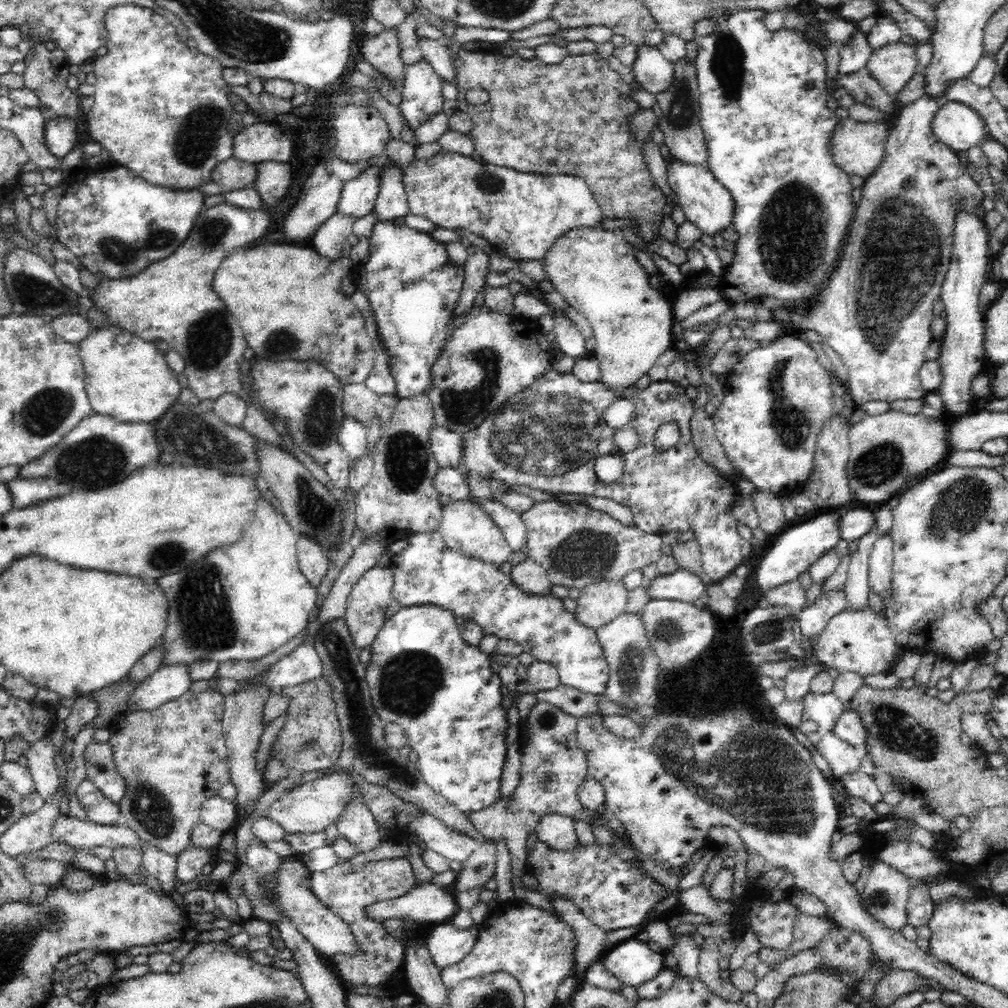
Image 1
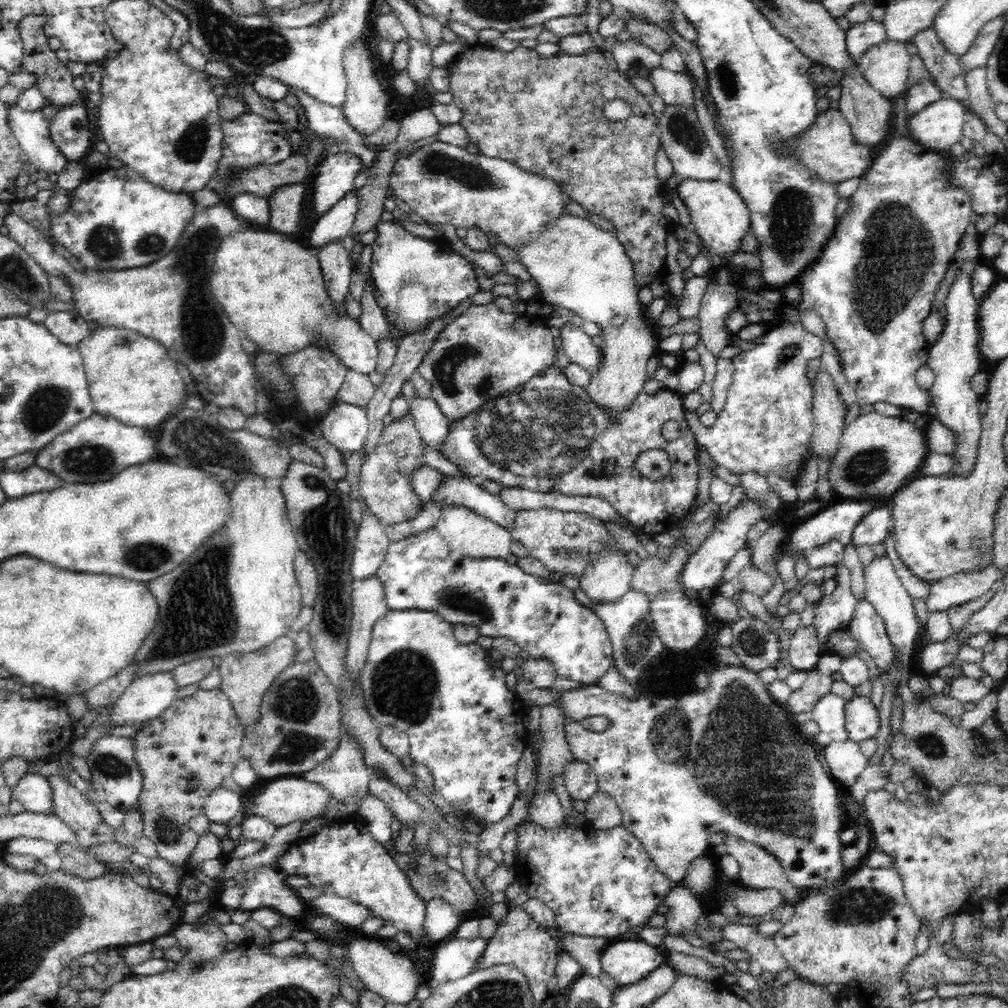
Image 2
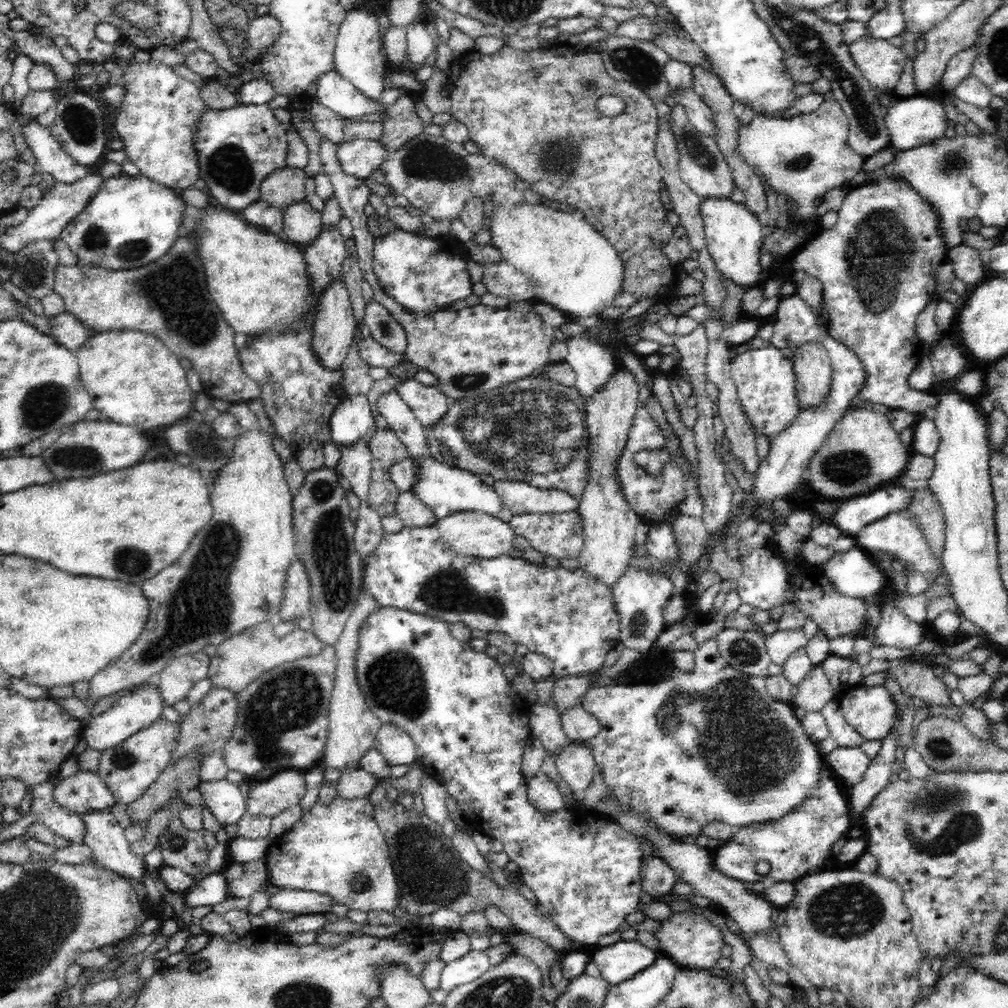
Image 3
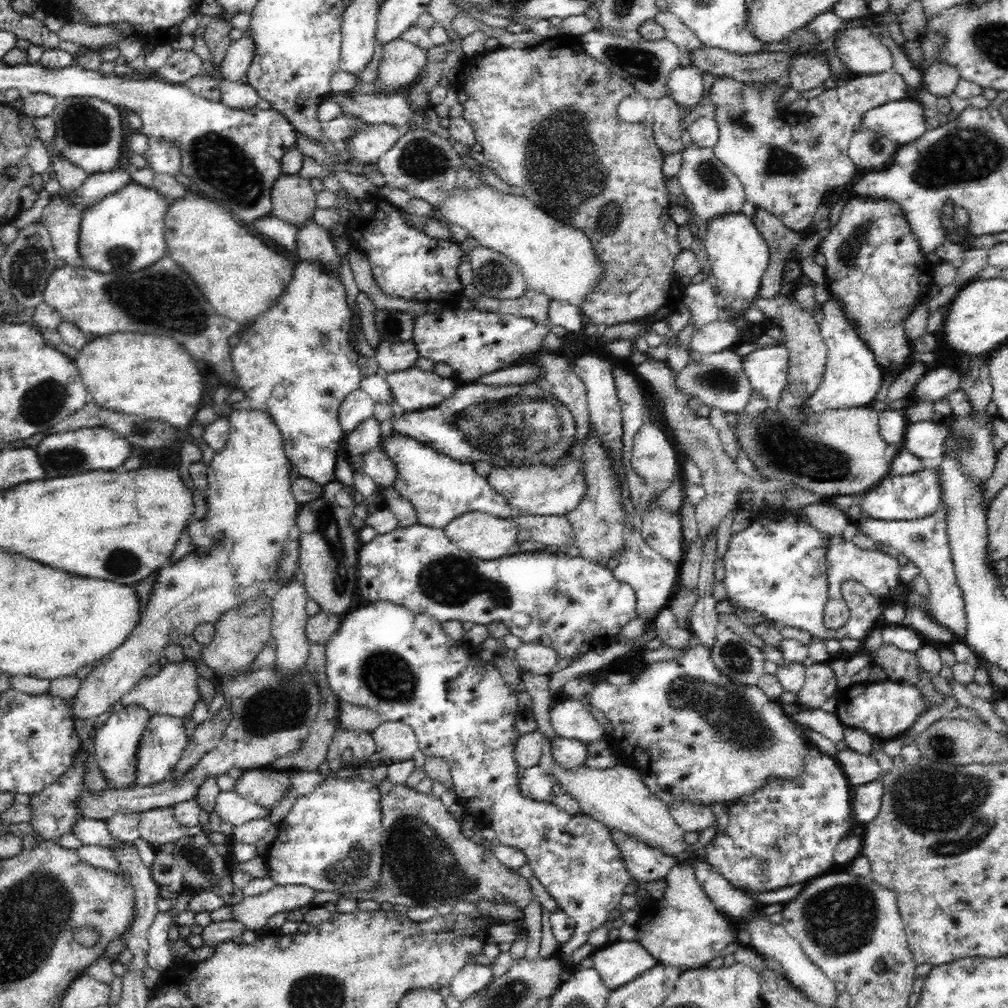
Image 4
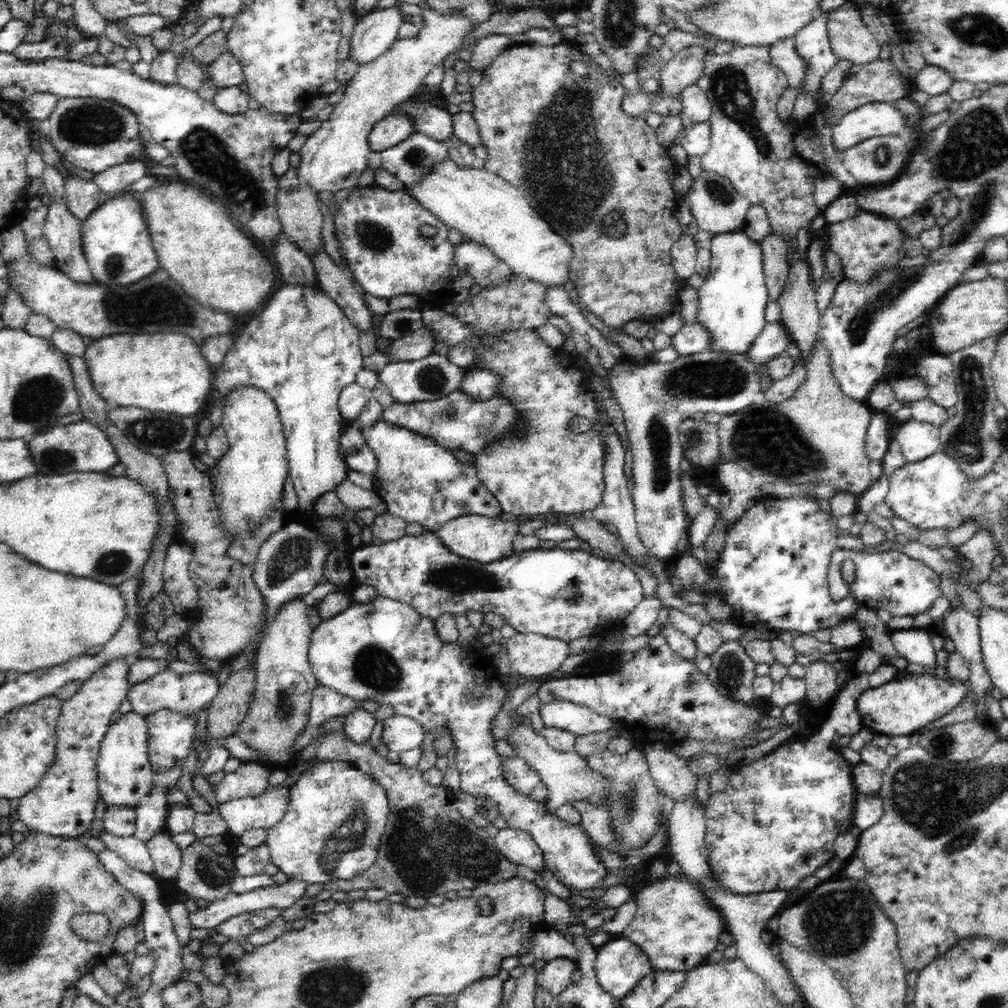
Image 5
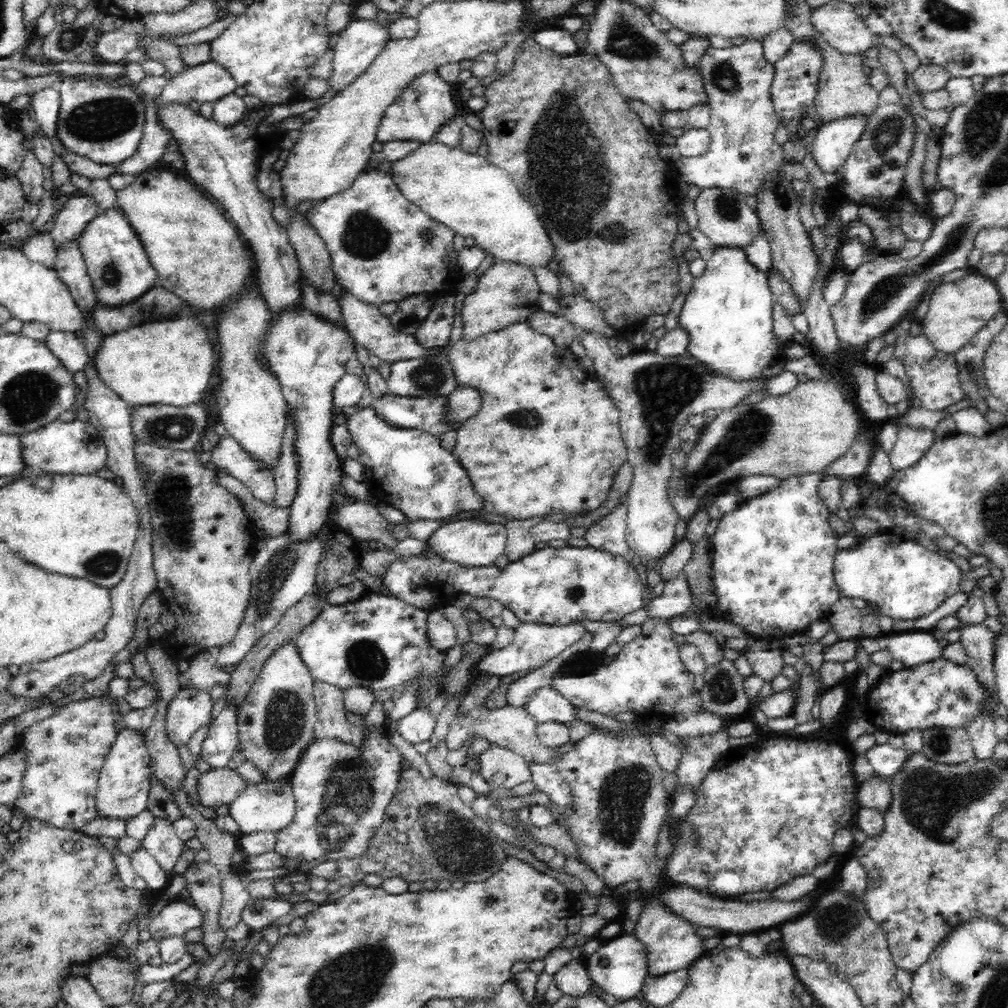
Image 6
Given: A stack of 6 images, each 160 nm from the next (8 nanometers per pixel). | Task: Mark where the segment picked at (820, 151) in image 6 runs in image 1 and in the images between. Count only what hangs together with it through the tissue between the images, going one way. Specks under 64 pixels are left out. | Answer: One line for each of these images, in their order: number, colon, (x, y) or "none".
1: (959, 127)
2: (937, 126)
3: (911, 122)
4: (903, 121)
5: (876, 119)

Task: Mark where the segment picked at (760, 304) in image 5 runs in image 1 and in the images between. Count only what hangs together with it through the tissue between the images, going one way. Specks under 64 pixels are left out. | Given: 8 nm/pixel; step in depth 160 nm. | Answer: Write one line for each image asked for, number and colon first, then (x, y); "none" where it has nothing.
1: (706, 203)
2: (719, 215)
3: (733, 236)
4: (738, 255)

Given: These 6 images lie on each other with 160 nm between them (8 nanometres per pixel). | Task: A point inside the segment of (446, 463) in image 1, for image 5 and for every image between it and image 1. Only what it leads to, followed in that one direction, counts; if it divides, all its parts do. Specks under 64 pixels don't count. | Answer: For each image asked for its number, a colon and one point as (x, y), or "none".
2: (430, 422)
3: (428, 403)
4: (412, 388)
5: (433, 376)

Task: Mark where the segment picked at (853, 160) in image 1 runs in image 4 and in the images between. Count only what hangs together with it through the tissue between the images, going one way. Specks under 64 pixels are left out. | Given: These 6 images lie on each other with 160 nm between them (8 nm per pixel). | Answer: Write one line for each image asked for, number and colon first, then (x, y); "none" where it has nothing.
2: (828, 150)
3: (803, 157)
4: (789, 172)

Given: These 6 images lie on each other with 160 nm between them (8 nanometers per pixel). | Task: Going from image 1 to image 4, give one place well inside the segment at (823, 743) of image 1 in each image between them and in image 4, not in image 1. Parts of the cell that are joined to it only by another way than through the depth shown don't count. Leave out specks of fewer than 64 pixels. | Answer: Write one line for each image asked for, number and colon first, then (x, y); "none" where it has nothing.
2: (846, 761)
3: (849, 763)
4: (860, 769)

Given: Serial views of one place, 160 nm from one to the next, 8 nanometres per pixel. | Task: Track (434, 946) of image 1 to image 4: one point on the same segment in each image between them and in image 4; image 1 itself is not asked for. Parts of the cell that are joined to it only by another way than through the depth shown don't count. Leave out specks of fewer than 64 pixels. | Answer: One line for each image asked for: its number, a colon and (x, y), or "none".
2: (453, 958)
3: (465, 969)
4: (472, 979)

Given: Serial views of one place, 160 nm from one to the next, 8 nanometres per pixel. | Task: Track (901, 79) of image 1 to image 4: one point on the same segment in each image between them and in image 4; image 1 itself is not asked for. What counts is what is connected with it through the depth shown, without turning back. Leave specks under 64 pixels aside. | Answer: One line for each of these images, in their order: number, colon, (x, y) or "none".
2: (885, 66)
3: (881, 63)
4: (861, 52)

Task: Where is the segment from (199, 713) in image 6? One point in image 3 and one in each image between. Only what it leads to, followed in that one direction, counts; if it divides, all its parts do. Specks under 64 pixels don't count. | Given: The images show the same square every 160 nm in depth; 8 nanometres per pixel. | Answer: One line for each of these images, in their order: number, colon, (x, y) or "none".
3: (128, 770)
4: (161, 747)
5: (171, 733)

